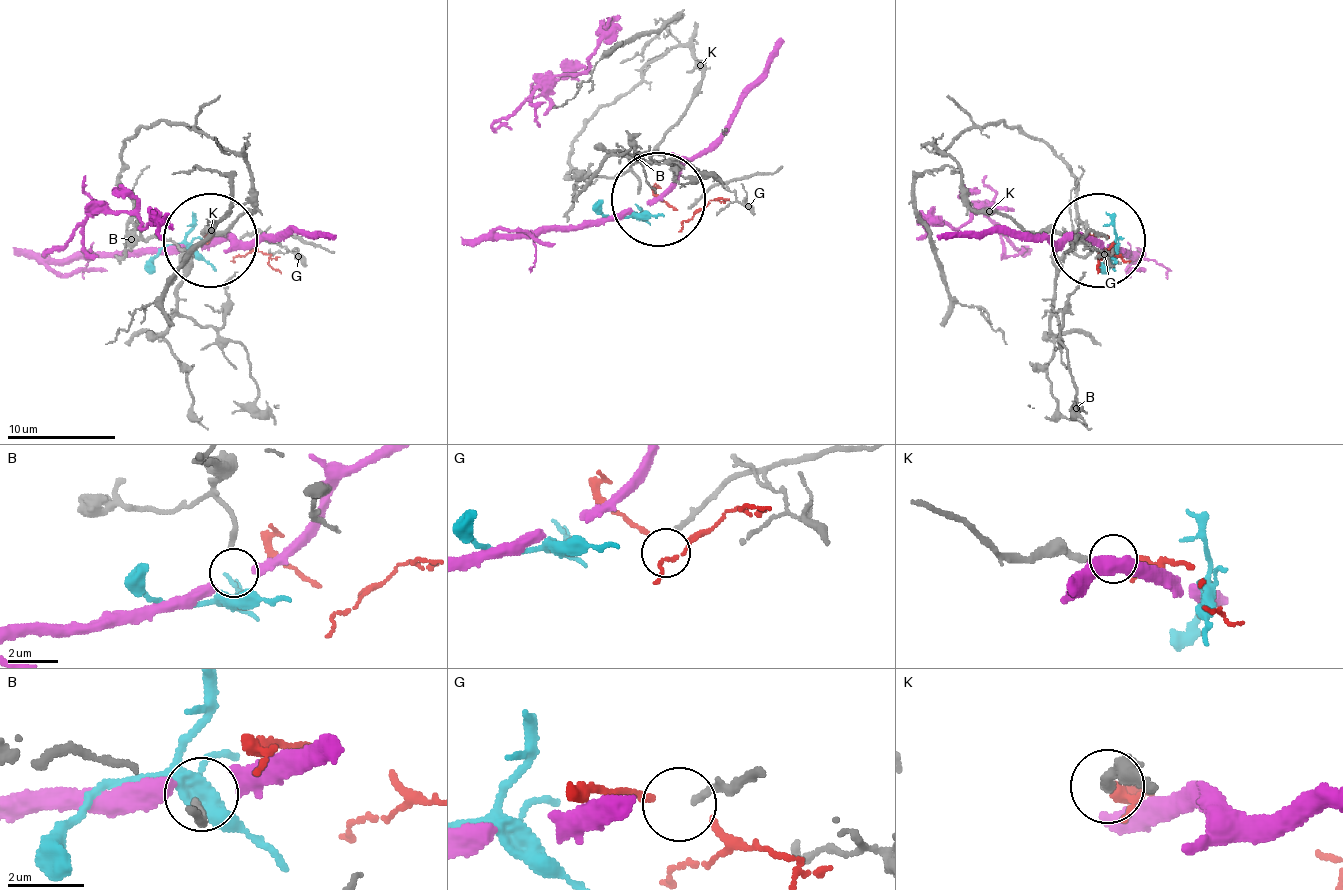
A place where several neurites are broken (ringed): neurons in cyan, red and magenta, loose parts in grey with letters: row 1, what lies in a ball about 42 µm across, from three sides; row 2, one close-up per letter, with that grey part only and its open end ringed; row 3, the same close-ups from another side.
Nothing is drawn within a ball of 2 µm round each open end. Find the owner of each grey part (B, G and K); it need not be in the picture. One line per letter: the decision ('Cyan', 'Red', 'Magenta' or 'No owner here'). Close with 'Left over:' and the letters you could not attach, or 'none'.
B: Cyan
G: No owner here
K: Red
Left over: G

